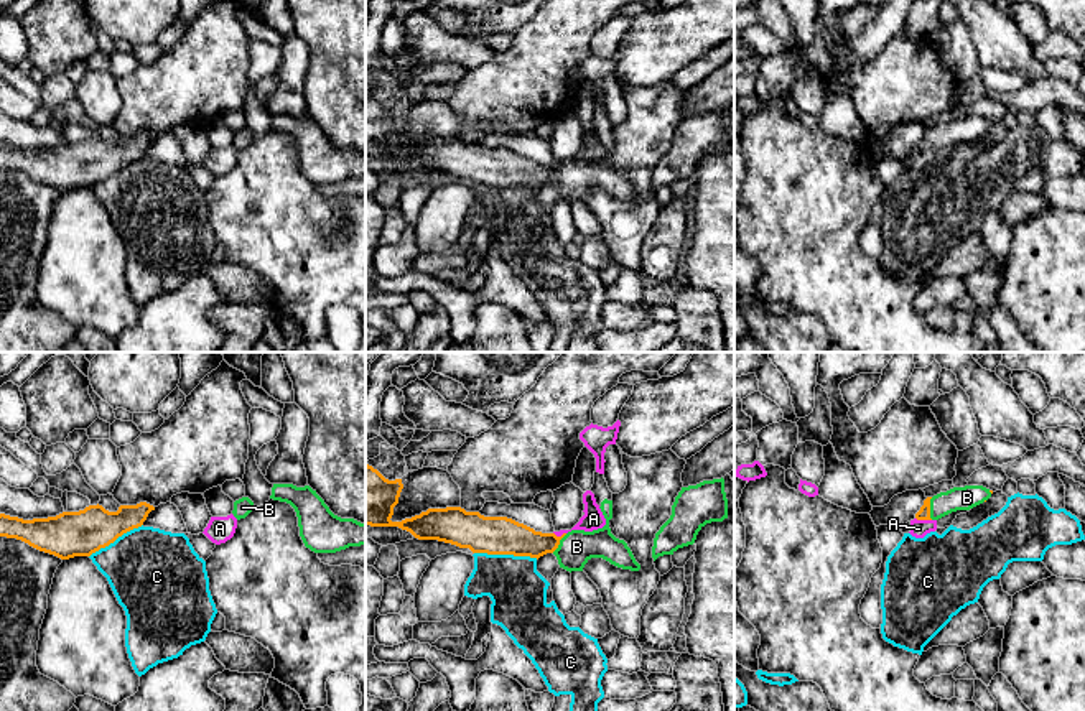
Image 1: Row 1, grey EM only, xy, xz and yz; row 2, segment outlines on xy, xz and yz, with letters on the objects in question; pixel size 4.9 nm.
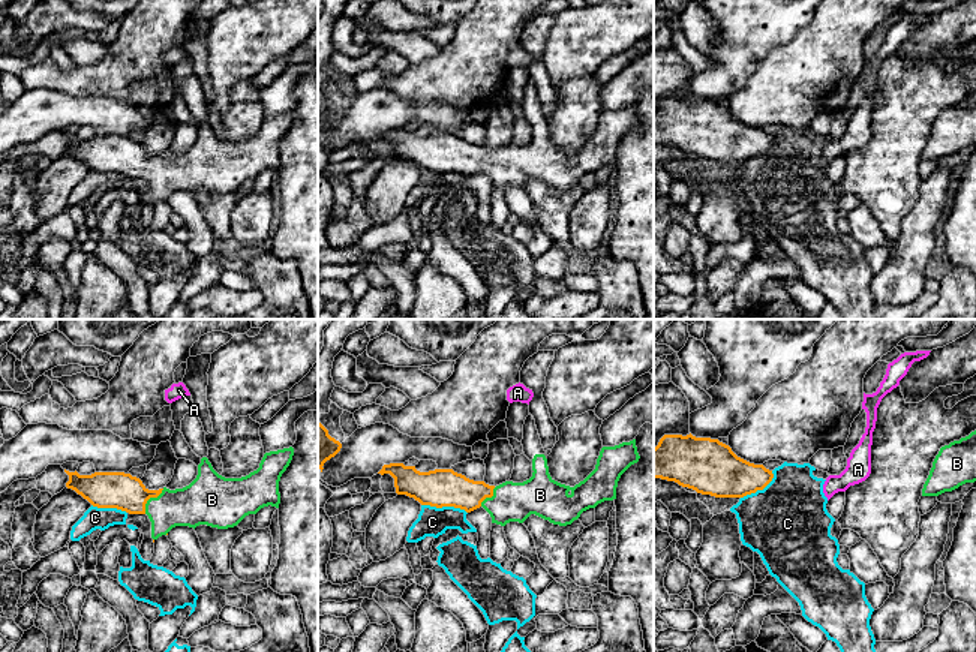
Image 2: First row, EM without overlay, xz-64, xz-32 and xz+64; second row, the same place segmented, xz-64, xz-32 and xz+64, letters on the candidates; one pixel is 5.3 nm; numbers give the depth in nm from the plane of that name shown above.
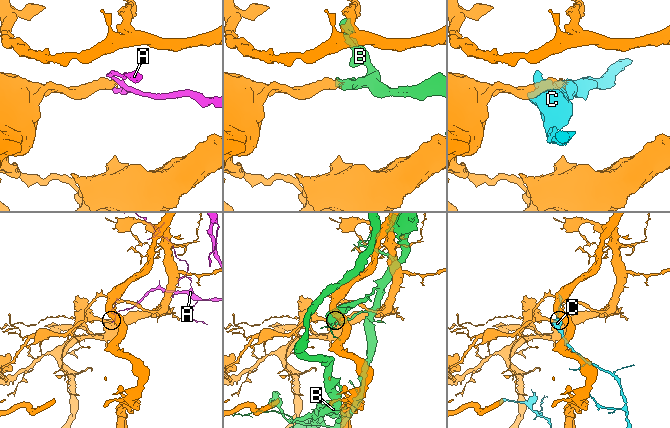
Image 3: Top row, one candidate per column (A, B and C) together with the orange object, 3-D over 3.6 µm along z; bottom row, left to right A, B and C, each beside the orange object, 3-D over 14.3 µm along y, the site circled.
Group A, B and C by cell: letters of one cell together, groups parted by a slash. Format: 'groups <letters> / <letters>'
groups A / B / C

